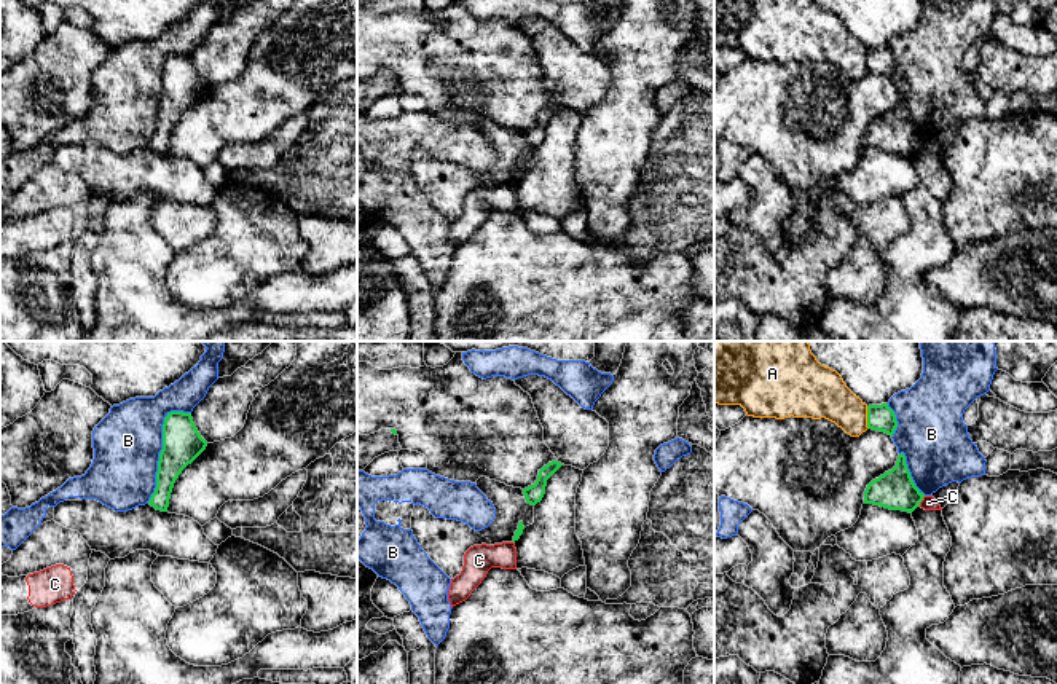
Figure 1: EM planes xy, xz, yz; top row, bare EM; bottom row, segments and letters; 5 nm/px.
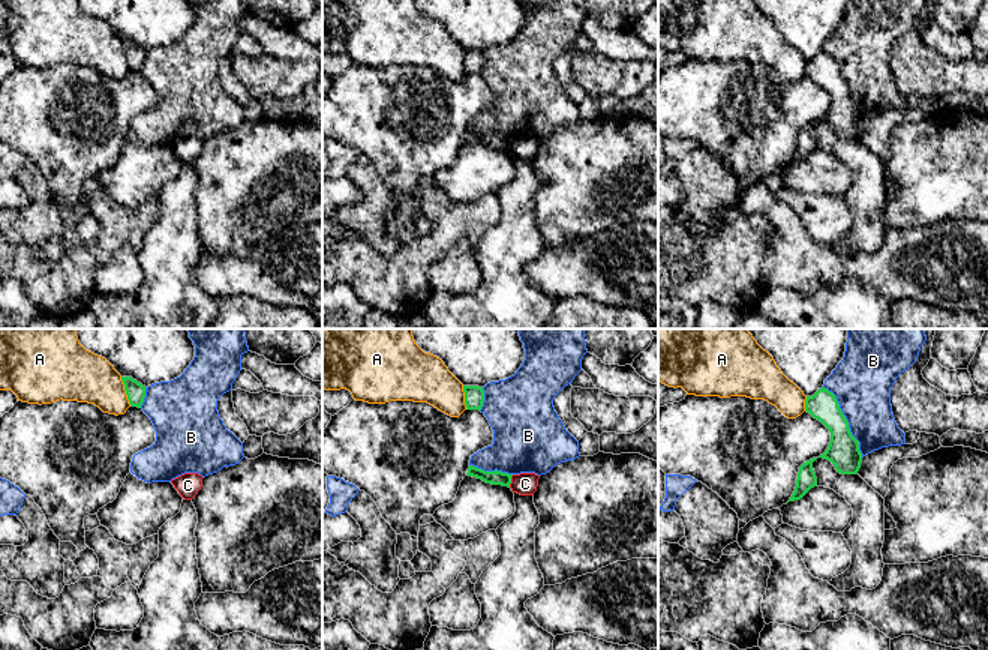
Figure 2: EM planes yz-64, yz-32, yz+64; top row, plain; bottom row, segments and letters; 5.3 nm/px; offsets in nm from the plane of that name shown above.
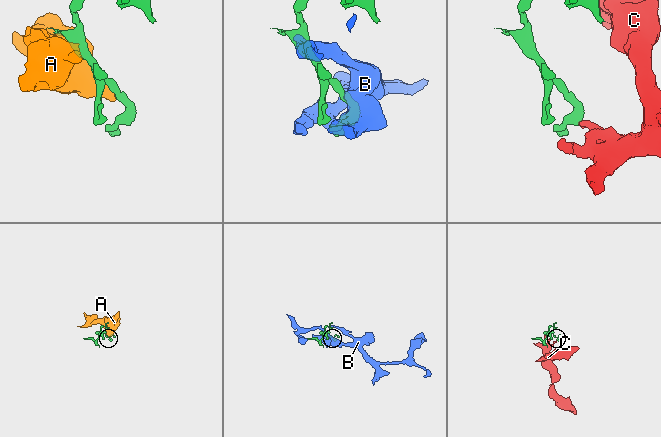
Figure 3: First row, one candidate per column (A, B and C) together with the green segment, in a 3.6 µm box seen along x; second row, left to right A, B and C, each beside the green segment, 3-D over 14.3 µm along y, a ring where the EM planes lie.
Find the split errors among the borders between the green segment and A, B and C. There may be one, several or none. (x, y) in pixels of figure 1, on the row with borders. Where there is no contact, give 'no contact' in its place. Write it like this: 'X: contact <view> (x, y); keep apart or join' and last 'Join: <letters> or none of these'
A: contact yz (868, 418); keep apart
B: contact xy (163, 448); keep apart
C: contact yz (922, 499); keep apart
Join: none of these

